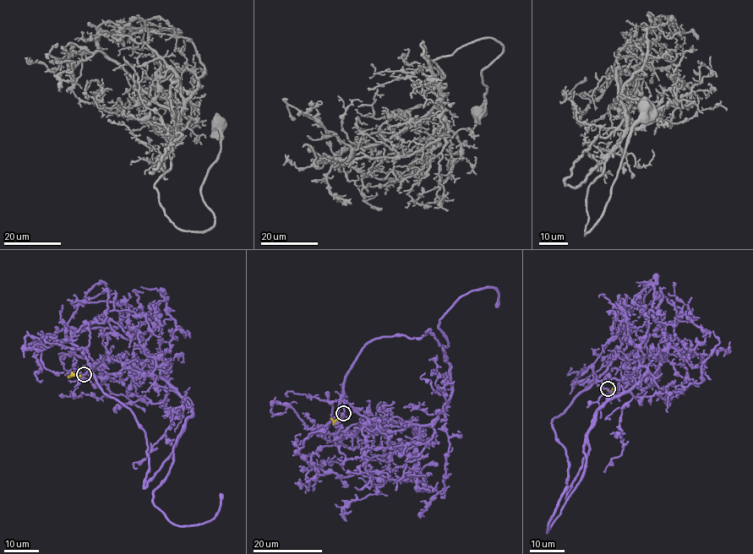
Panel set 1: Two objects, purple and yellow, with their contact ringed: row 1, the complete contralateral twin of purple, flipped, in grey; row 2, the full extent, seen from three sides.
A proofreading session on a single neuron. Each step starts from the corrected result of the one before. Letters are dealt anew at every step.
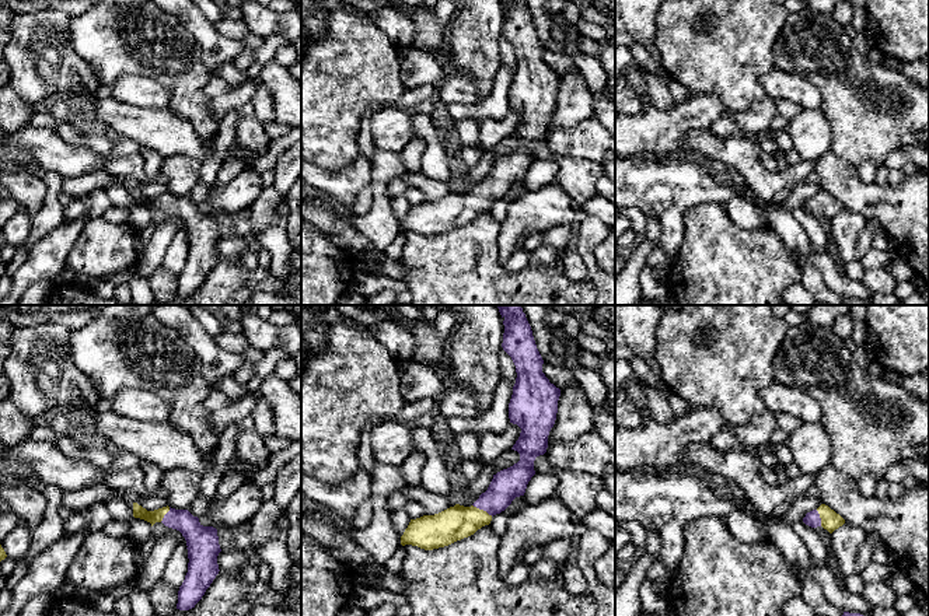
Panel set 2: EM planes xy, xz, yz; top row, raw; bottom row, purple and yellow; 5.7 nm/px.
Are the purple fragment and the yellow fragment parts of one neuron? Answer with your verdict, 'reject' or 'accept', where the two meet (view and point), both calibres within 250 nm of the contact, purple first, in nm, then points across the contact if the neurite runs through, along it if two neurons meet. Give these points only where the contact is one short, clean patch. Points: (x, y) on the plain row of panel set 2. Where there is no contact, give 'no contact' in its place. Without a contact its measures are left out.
accept; meets purple in xz at (482, 195); 180 nm thick on the purple side, 190 nm on the other; runs through xz (509, 170), (482, 195), (472, 205), (456, 209)

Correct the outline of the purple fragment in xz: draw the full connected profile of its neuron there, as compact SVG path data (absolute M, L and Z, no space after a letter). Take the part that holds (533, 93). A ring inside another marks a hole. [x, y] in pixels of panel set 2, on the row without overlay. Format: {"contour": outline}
{"contour": "M525 0L500 1L504 6L502 34L511 43L517 59L509 90L509 105L510 109L521 115L520 123L511 134L520 140L520 147L493 161L488 176L471 193L455 190L439 200L411 206L401 223L402 232L412 231L425 237L433 237L468 224L482 213L489 211L493 202L504 197L516 183L524 182L528 168L535 161L535 144L546 139L548 122L556 106L560 76L551 70L542 59L544 46L537 35Z"}

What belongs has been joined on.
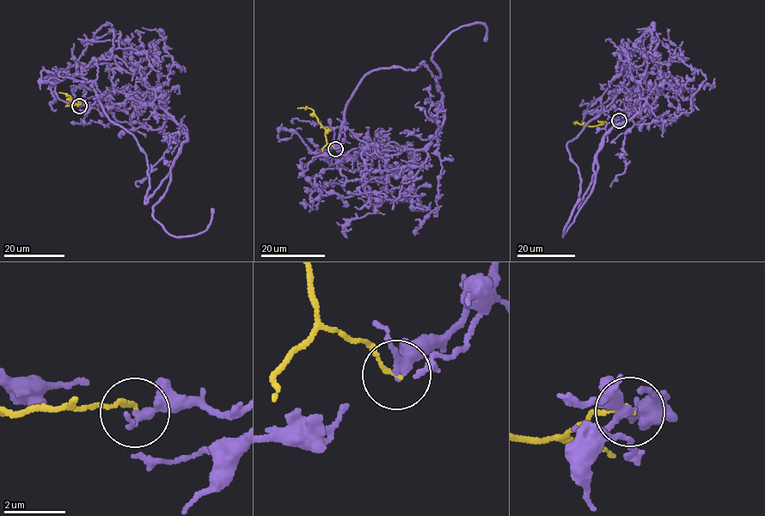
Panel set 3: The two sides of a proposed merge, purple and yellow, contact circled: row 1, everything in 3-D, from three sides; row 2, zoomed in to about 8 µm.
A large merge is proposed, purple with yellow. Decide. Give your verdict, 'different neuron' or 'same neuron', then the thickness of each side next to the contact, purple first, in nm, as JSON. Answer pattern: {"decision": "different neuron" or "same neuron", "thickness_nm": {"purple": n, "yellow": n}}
{"decision": "different neuron", "thickness_nm": {"purple": 240, "yellow": 120}}

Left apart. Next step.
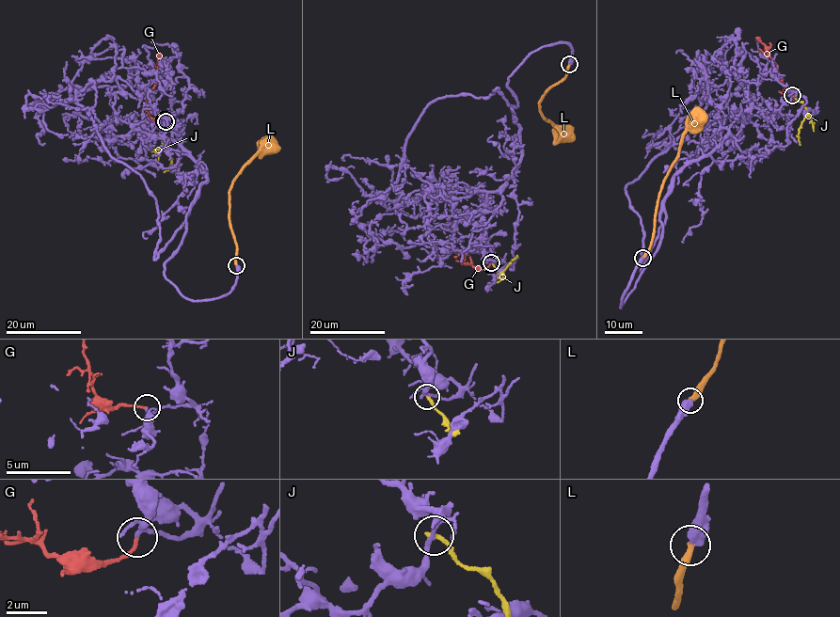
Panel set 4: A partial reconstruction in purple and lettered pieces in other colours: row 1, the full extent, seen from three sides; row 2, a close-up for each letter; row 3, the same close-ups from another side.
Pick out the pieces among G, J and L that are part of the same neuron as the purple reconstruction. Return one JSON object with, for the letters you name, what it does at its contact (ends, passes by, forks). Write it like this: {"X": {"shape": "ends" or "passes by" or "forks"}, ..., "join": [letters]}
{"G": {"shape": "ends"}, "L": {"shape": "ends"}, "join": ["G", "L"]}

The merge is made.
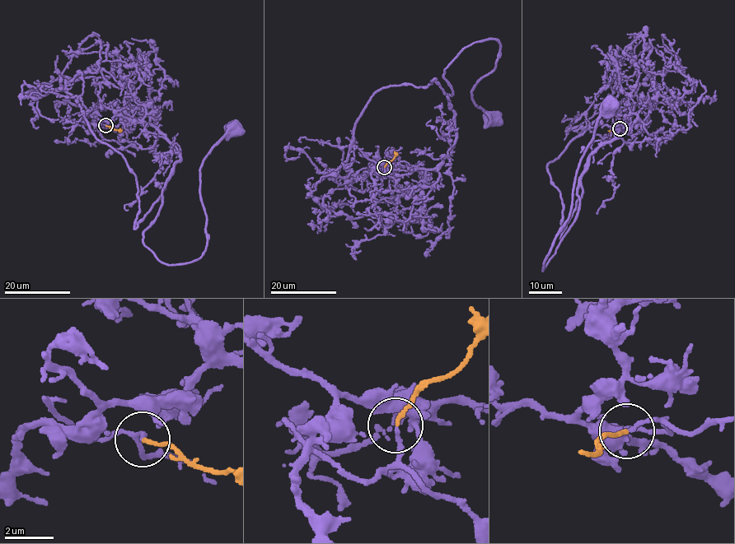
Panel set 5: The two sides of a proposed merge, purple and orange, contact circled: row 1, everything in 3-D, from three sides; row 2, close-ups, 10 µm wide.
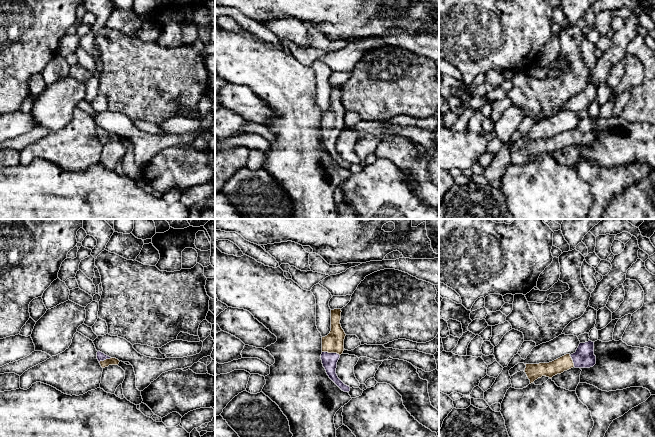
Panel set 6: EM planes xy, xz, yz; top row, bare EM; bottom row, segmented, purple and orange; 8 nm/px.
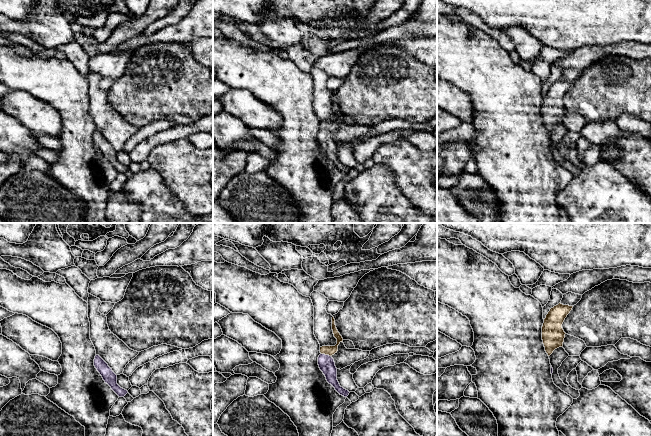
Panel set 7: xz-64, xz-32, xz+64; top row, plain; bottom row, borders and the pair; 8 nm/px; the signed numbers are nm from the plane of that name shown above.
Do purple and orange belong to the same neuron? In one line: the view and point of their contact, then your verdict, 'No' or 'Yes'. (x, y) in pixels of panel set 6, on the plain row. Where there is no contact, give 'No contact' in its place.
Touches purple at xz (331, 129). Yes

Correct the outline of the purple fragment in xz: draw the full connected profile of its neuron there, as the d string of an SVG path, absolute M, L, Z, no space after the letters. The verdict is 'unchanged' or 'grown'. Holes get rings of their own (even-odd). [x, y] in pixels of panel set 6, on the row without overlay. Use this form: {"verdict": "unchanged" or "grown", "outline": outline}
{"verdict": "grown", "outline": "M341 85L331 86L331 107L322 113L321 136L329 154L344 168L349 168L350 163L345 161L337 152L336 144L340 131L344 127L345 108L341 103Z"}

